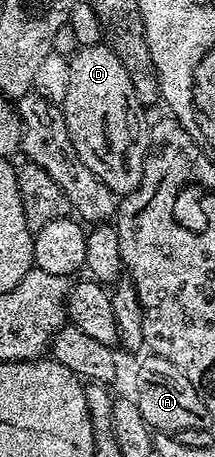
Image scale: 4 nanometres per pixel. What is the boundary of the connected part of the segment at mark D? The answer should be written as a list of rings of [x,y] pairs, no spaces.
[[[105,44],[85,45],[76,49],[68,60],[69,79],[62,86],[61,108],[69,139],[85,167],[93,171],[116,195],[132,193],[141,183],[143,164],[151,142],[151,125],[147,121],[148,110],[138,102],[129,72],[117,55]]]

